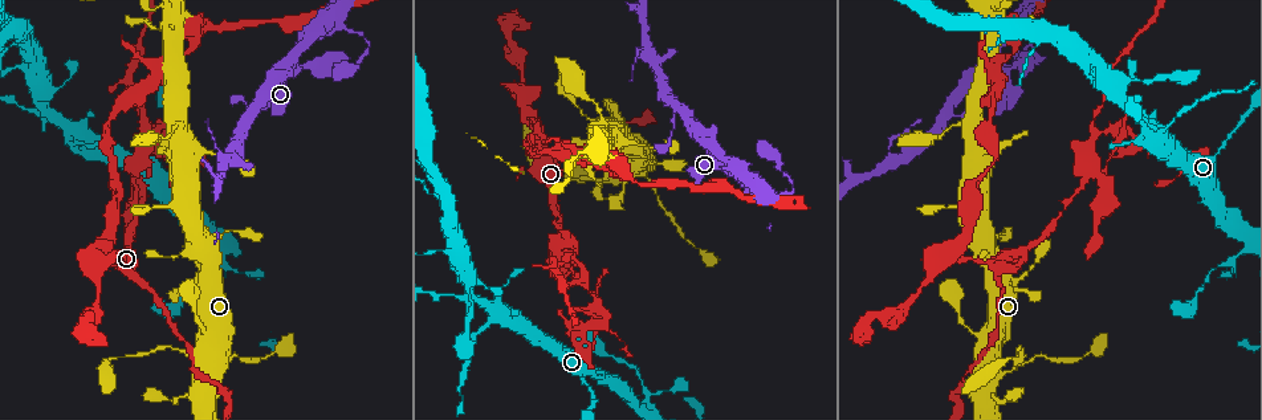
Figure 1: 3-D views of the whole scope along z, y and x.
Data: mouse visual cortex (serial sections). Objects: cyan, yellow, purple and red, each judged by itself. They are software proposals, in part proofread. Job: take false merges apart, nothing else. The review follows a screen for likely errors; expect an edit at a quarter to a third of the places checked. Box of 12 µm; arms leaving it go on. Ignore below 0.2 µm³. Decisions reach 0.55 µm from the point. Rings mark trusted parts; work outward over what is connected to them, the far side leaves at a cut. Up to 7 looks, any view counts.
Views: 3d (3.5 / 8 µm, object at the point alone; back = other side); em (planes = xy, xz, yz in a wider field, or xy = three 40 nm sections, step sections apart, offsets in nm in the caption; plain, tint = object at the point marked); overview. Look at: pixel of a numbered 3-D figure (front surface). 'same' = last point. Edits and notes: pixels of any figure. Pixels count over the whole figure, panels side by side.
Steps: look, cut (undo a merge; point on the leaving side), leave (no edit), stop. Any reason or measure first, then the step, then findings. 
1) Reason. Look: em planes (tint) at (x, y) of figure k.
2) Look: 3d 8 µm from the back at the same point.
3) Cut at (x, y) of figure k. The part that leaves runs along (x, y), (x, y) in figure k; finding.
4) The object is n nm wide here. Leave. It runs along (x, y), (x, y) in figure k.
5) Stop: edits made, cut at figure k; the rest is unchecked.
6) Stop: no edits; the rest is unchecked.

Abrupt turn. Look: em xy step 1 (tint) at (1012, 66) of figure 1.

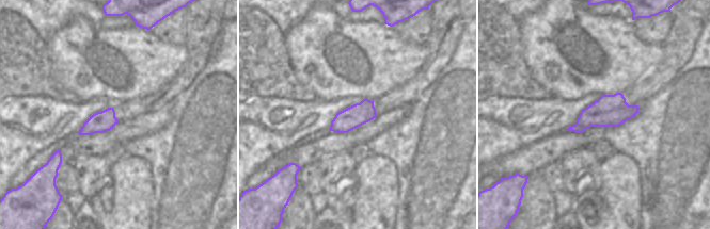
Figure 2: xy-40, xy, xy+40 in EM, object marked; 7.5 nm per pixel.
Look: 3d 3.5 µm from the back at the same point.

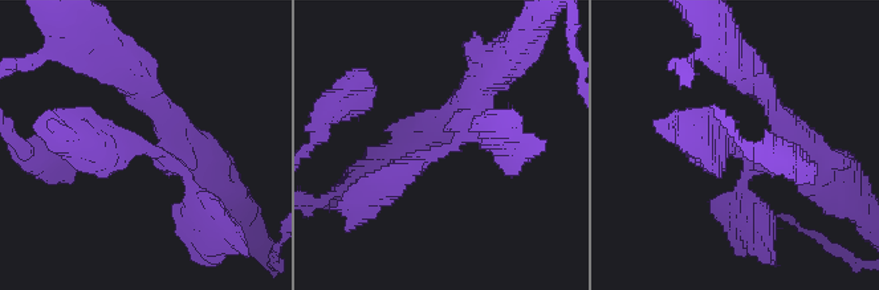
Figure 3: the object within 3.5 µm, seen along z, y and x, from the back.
Leave. It runs along (200, 197), (159, 152), (70, 137) in figure 3; one cell here.

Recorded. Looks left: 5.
A fork. Look: 3d 3.5 µm at (958, 255) of figure 1.

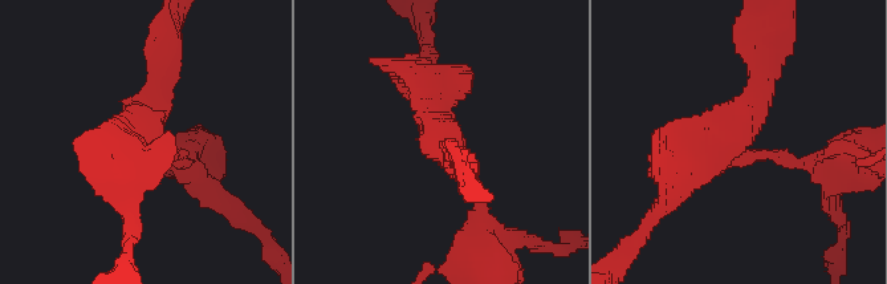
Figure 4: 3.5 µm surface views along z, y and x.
Look: em xy step 1 (tint) at (731, 145) of figure 4.

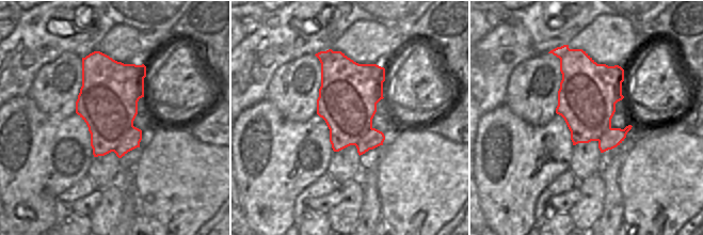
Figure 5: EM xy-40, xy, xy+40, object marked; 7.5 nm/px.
Cut at (670, 169) of figure 4. The part that leaves runs along (731, 150), (761, 97), (764, 36) in figure 4; a second cell is stuck on.

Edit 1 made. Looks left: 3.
Arms part here. Look: 3d 3.5 µm at (1095, 132) of figure 1.

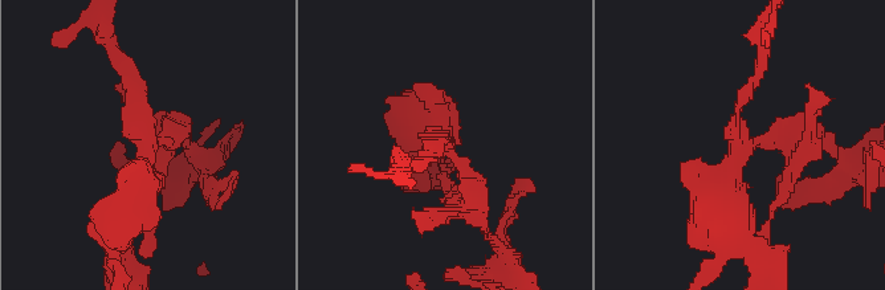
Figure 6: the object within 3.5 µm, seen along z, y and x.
3 arms meet here; the arms are 150, 200, 500 nm wide. Look: em xy step 2 (tint) at (741, 143) of figure 6.

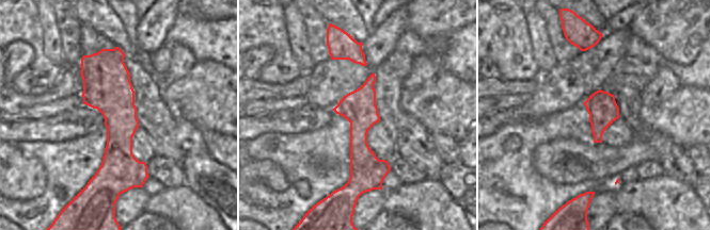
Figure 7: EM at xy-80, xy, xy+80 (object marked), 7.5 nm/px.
Look: em xy step 5 (tint) at the same point.

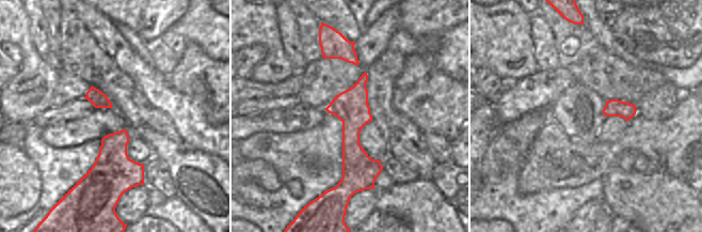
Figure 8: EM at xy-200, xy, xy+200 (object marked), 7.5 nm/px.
Cut at (468, 203) of figure 6. The part that leaves runs along (460, 162), (464, 212), (505, 253) in figure 6; two cells meet here.

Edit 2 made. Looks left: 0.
Stop: edits made, cut at figure 4, cut at figure 6; the rest is unchecked.

